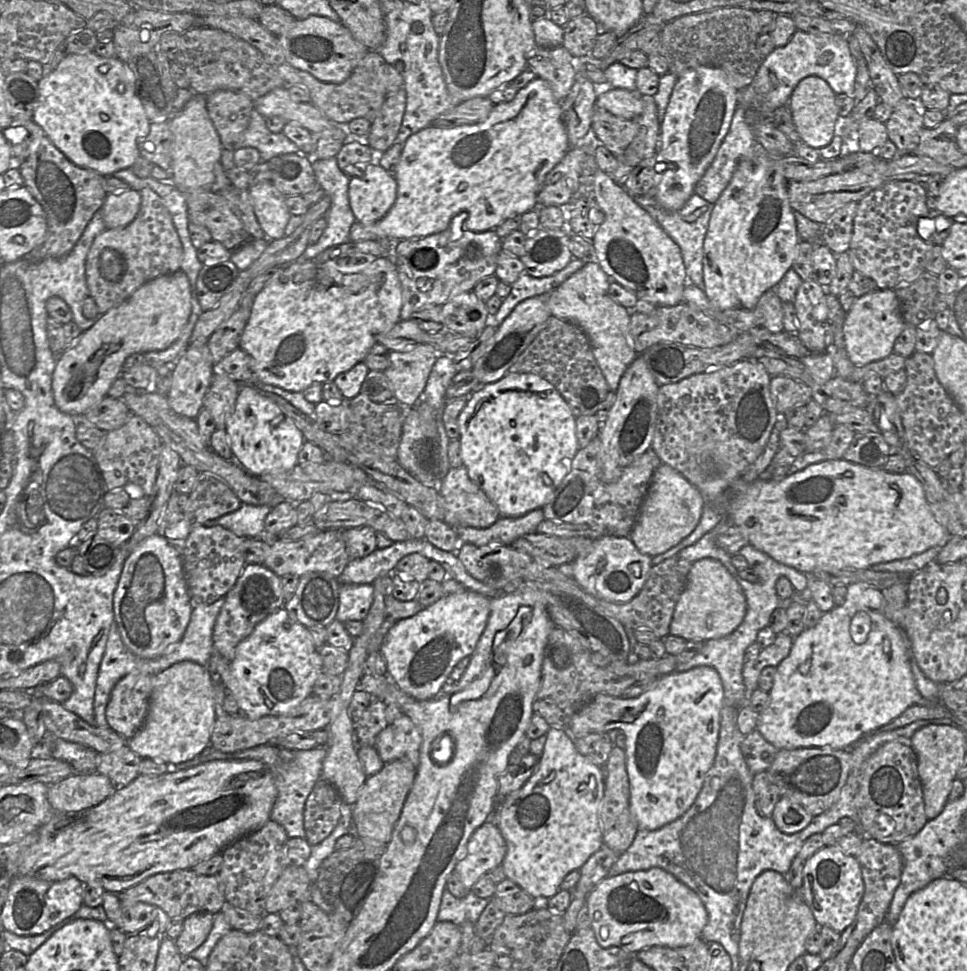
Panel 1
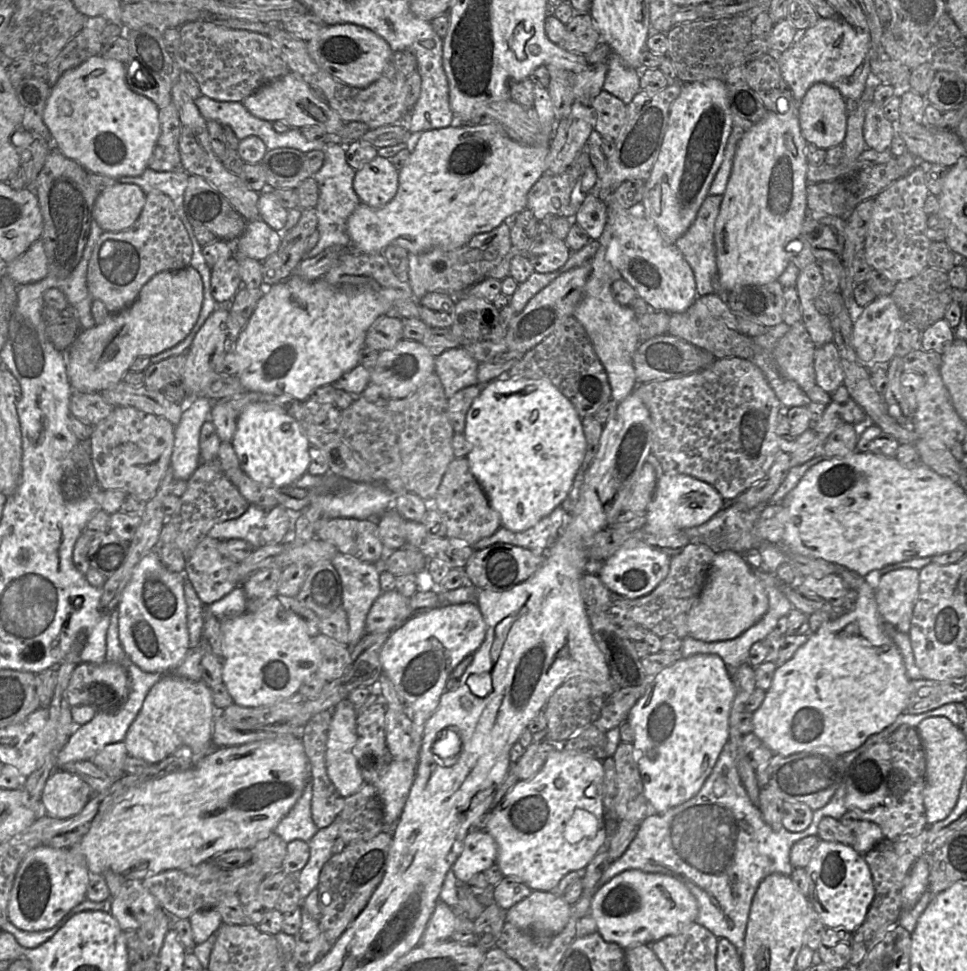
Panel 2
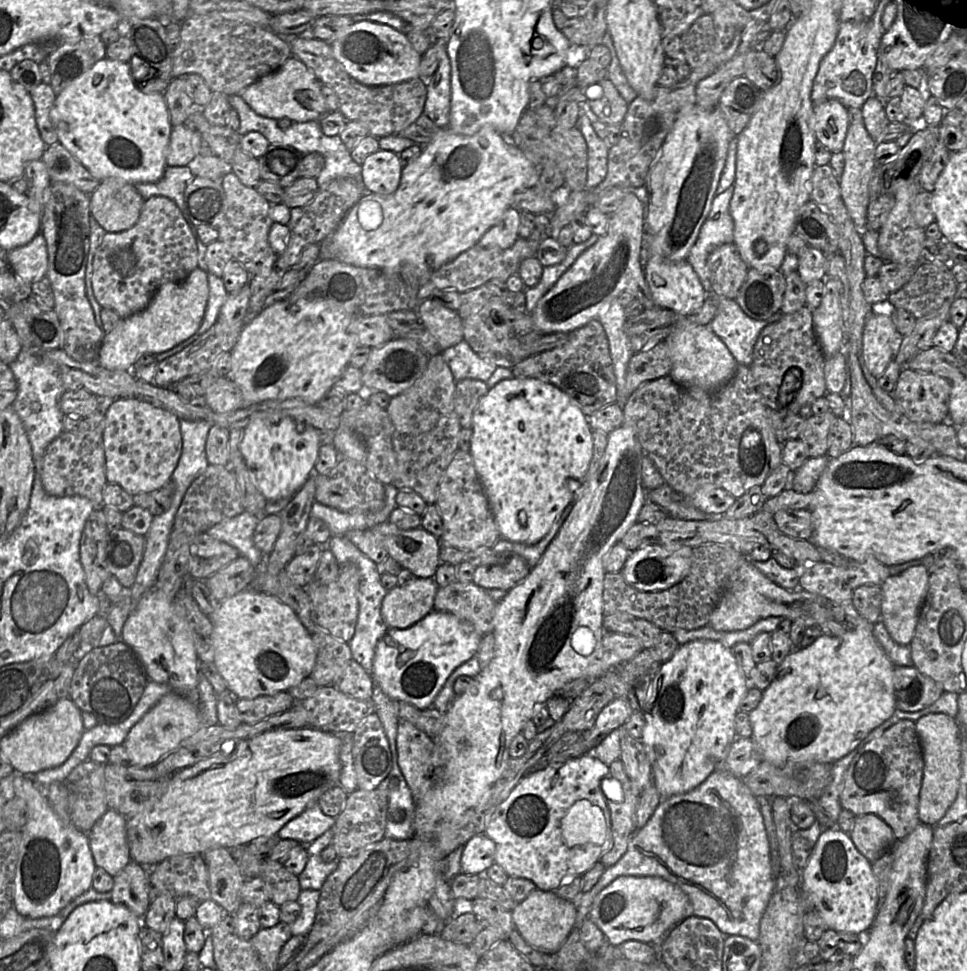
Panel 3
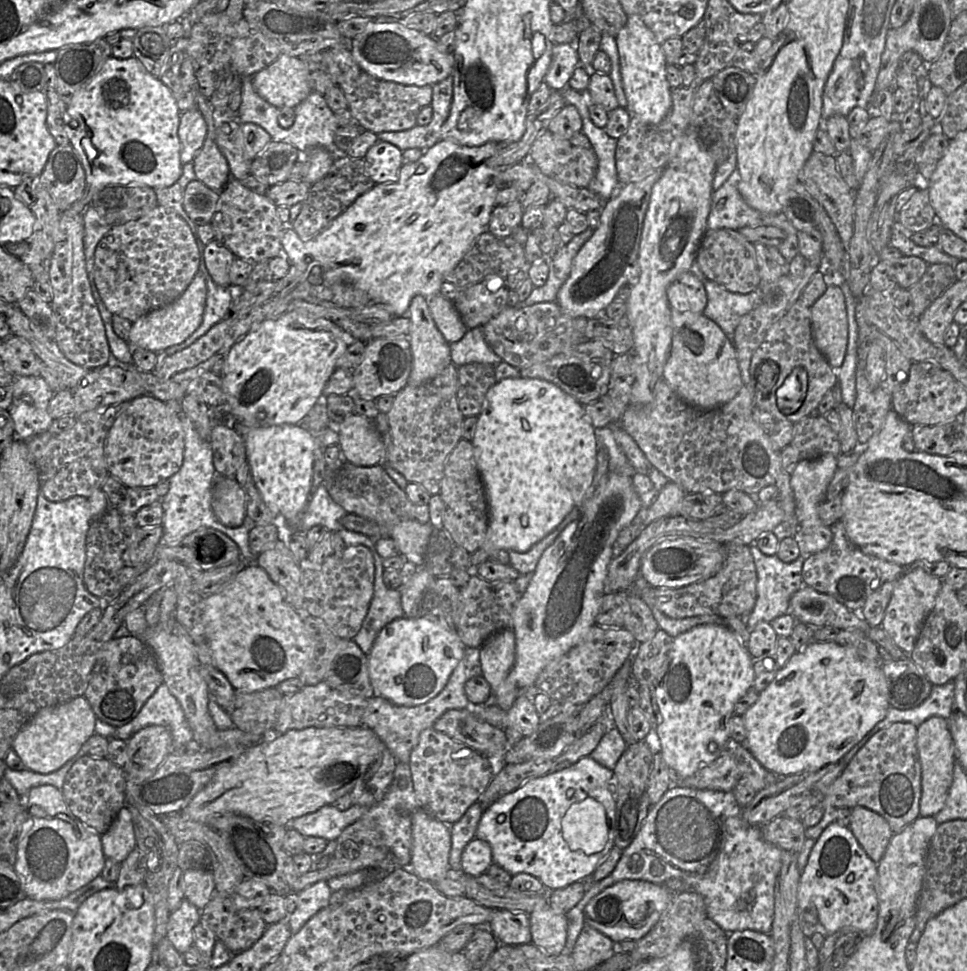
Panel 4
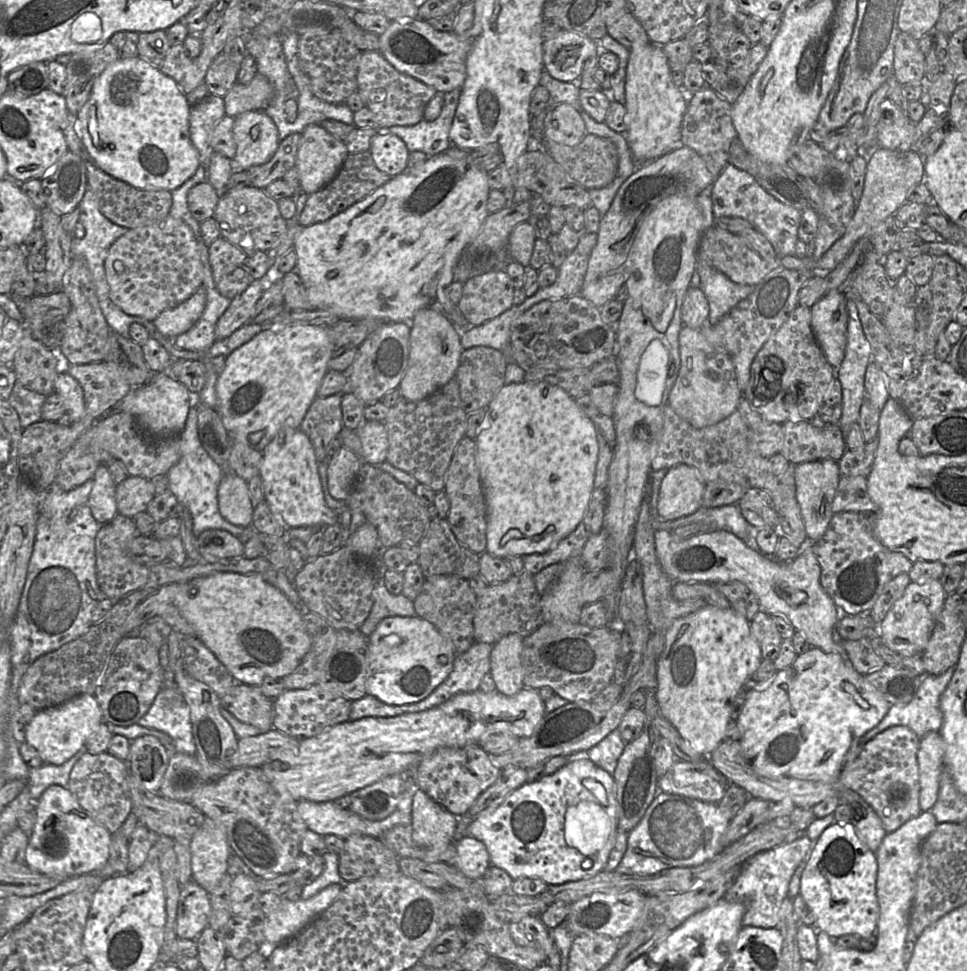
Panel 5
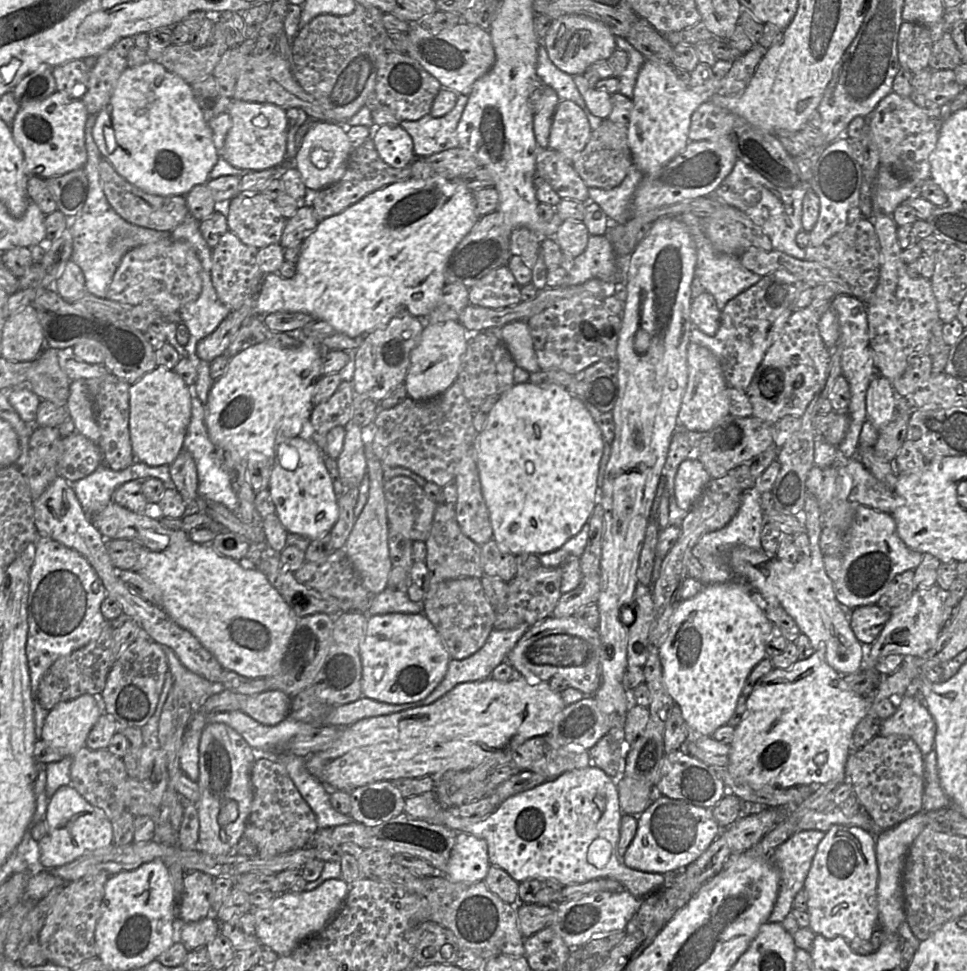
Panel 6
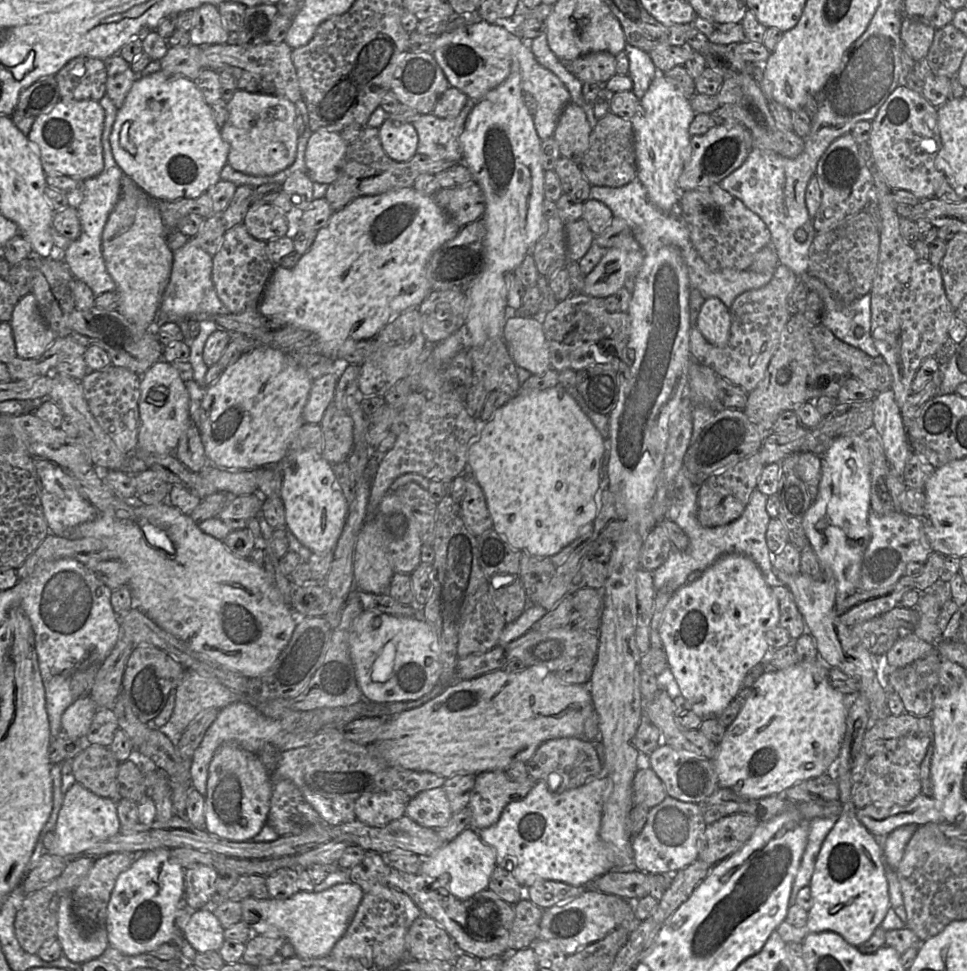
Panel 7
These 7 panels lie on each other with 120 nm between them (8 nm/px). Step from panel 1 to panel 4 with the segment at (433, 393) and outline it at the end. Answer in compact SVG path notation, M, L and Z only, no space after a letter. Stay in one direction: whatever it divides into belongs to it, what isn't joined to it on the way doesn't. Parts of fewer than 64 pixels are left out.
M482 326L468 329L459 341L450 343L450 355L457 368L475 362L497 366L502 361L487 344Z

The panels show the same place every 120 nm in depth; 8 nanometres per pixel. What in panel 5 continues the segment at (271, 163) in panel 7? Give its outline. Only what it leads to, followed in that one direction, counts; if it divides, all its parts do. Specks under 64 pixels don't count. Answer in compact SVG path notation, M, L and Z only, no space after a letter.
M264 110L247 111L233 118L236 154L230 159L232 171L247 171L269 161L280 142L274 121Z

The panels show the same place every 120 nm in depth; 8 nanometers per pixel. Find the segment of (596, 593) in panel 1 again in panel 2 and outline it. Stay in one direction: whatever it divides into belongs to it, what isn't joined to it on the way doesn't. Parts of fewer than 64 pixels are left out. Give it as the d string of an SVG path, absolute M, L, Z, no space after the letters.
M632 539L603 562L598 577L612 592L629 599L651 593L663 581L670 568L671 557L642 540Z

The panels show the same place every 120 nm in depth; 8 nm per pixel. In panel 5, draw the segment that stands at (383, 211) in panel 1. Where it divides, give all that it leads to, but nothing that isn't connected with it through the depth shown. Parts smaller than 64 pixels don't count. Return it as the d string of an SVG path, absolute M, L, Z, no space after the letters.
M392 133L376 134L369 151L376 167L391 177L397 176L407 168L410 151L405 142Z

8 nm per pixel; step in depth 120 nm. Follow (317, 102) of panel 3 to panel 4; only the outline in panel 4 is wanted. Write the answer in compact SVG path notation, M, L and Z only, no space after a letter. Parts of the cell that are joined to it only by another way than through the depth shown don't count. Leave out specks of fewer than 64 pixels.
M287 54L254 74L251 82L256 93L278 109L295 108L312 91L306 64Z

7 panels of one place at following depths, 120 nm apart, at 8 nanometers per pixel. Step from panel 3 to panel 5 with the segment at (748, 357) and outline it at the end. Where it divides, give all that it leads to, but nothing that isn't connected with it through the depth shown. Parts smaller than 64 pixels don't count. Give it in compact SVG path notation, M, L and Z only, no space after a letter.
M697 252L697 270L701 278L701 290L705 293L709 303L708 321L711 325L720 321L735 305L748 297L755 286L742 285L731 281L726 275L714 269L703 260L698 259Z

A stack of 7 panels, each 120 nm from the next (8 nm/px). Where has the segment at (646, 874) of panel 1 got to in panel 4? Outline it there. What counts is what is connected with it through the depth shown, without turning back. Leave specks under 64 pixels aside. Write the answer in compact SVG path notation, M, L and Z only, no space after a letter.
M622 880L605 888L592 898L584 909L585 925L609 937L615 944L624 940L637 941L657 923L668 906L673 892L664 885L645 880Z

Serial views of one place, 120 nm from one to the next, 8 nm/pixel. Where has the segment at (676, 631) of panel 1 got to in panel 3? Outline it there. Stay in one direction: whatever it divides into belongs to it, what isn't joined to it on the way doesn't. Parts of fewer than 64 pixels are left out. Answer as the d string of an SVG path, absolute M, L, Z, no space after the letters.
M748 558L732 575L729 583L709 617L708 625L718 632L745 630L761 619L770 616L788 618L791 621L802 620L807 627L819 626L833 619L833 604L827 598L800 588L788 590L775 584L763 575Z

